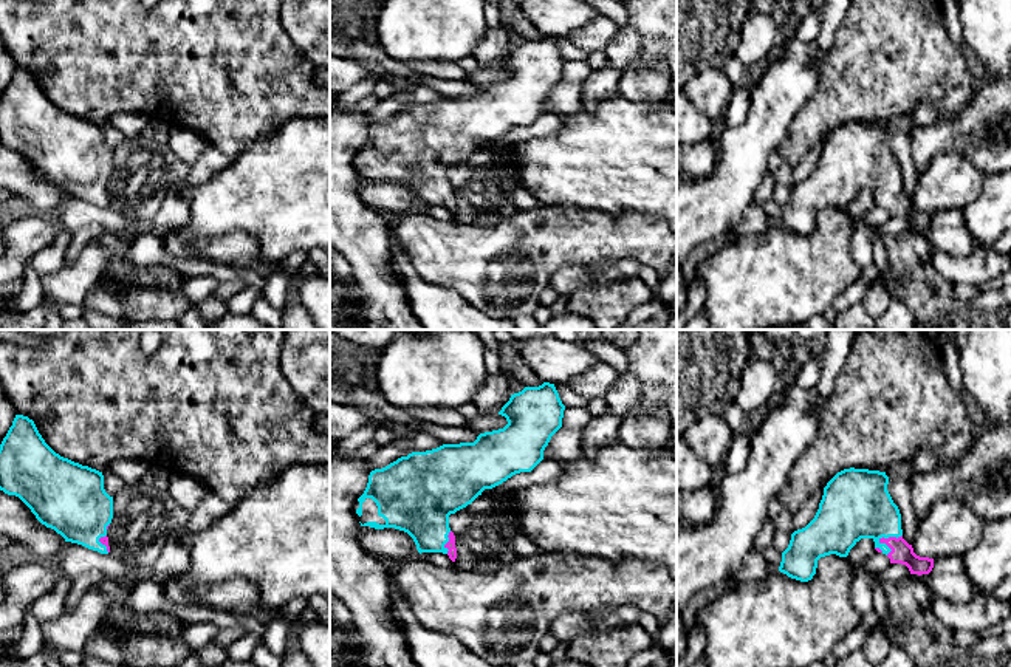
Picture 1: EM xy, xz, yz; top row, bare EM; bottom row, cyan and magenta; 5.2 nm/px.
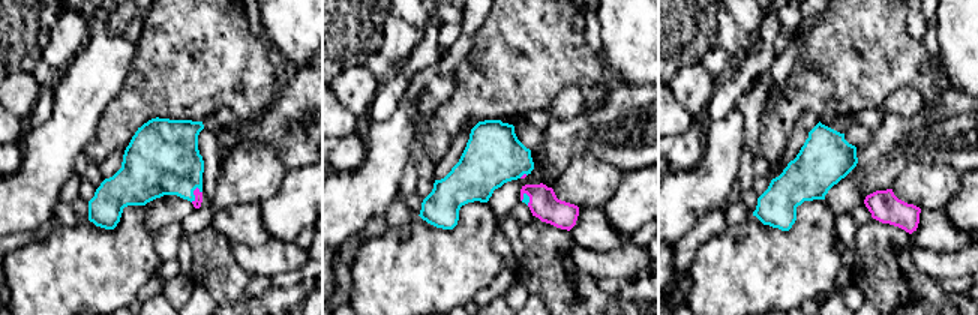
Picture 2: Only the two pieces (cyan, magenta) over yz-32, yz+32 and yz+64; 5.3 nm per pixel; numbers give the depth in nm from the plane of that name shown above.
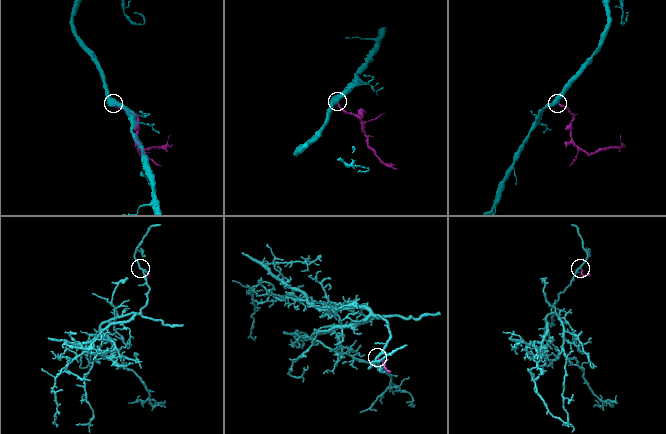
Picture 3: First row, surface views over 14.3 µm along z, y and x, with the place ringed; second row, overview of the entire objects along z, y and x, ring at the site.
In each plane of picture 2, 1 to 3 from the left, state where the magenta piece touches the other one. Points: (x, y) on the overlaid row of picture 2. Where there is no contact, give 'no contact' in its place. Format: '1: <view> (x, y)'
1: yz-32 (192, 194)
2: yz+32 (528, 198)
3: no contact

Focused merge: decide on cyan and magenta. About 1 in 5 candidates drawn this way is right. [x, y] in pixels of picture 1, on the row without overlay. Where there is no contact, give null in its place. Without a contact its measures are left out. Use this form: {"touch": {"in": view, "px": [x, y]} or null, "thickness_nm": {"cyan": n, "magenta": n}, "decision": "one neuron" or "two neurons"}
{"touch": {"in": "yz", "px": [883, 189]}, "thickness_nm": {"cyan": 360, "magenta": 110}, "decision": "one neuron"}

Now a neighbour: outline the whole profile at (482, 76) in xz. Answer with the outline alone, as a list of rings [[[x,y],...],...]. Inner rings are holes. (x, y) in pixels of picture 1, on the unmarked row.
[[[478,67],[474,71],[466,71],[463,79],[472,85],[485,87],[485,85],[503,82],[506,77],[508,77],[508,74],[502,68],[482,68],[482,67]]]

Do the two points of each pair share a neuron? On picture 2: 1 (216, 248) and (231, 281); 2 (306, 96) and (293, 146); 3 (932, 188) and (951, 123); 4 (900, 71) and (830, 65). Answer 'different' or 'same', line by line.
1: same
2: same
3: different
4: same

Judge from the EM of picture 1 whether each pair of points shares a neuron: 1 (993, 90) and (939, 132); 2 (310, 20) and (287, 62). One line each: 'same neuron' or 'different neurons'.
1: same neuron
2: different neurons

